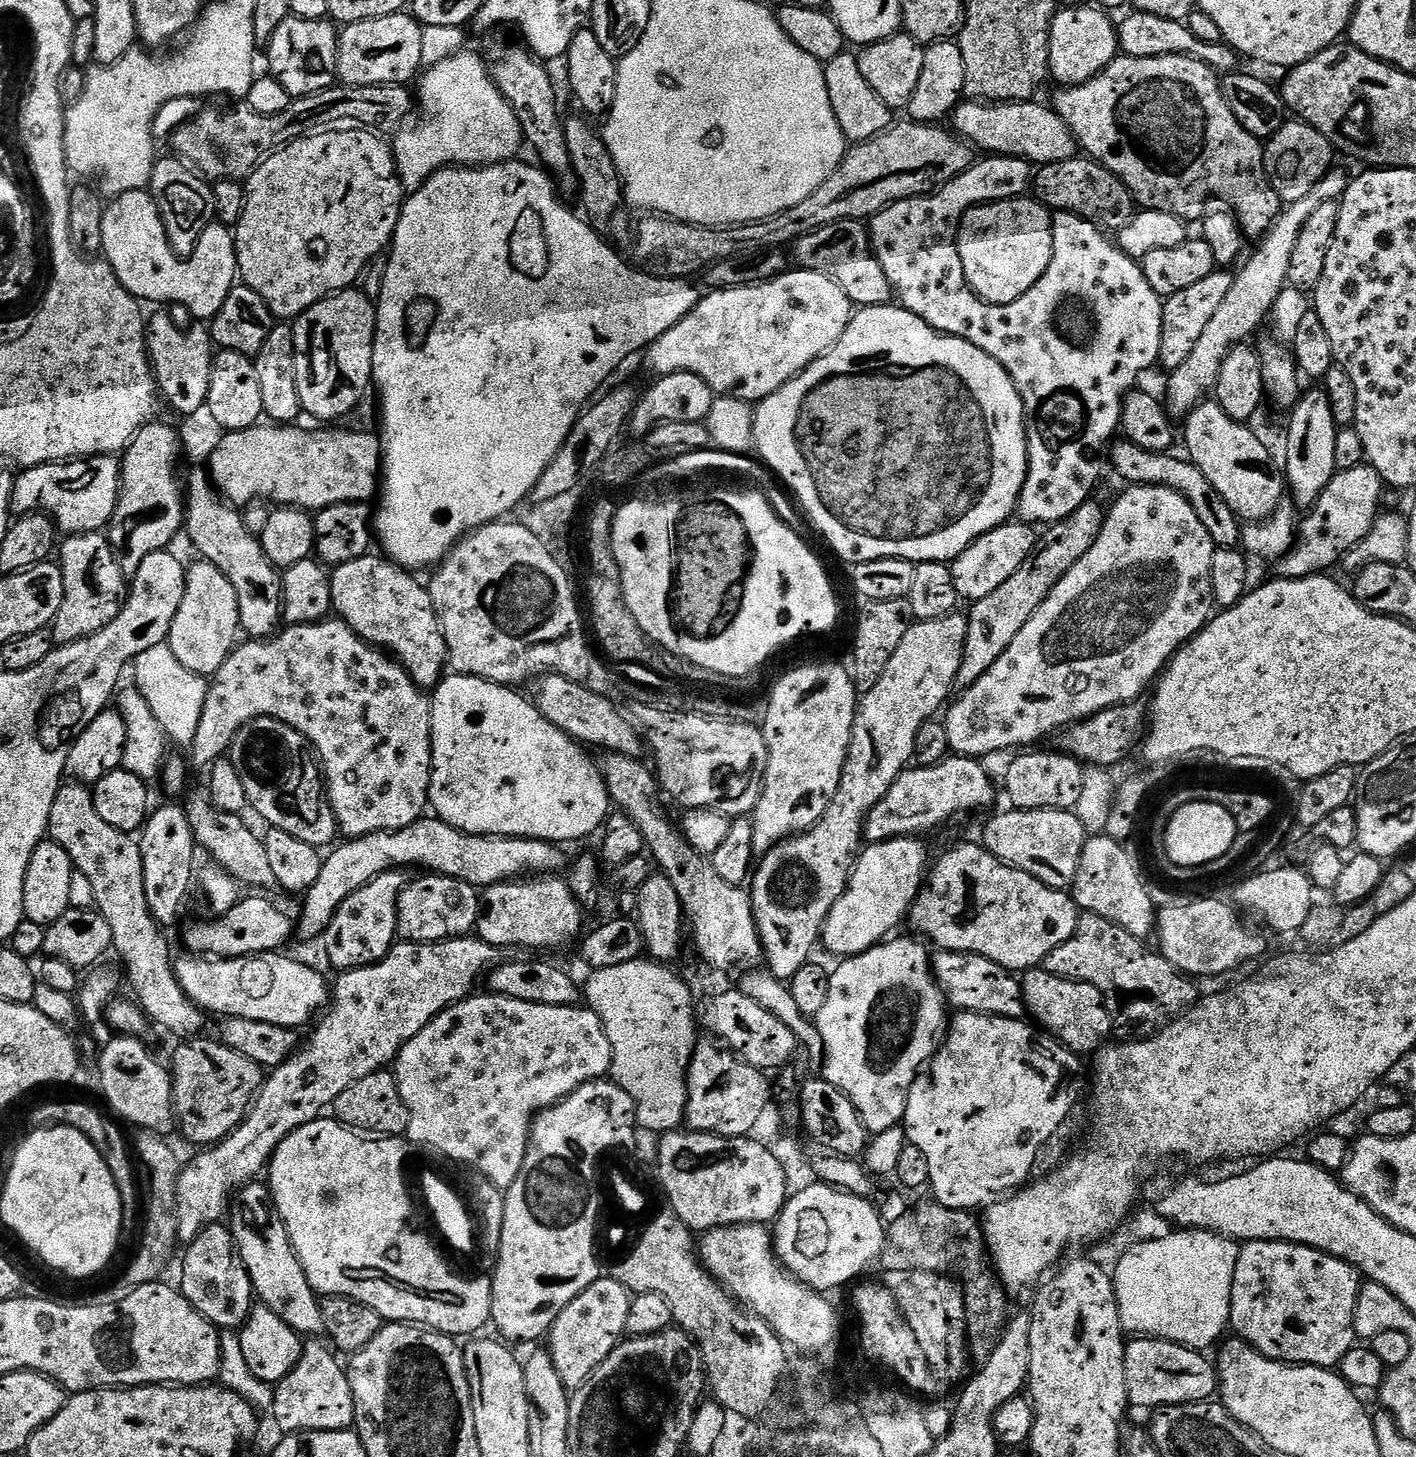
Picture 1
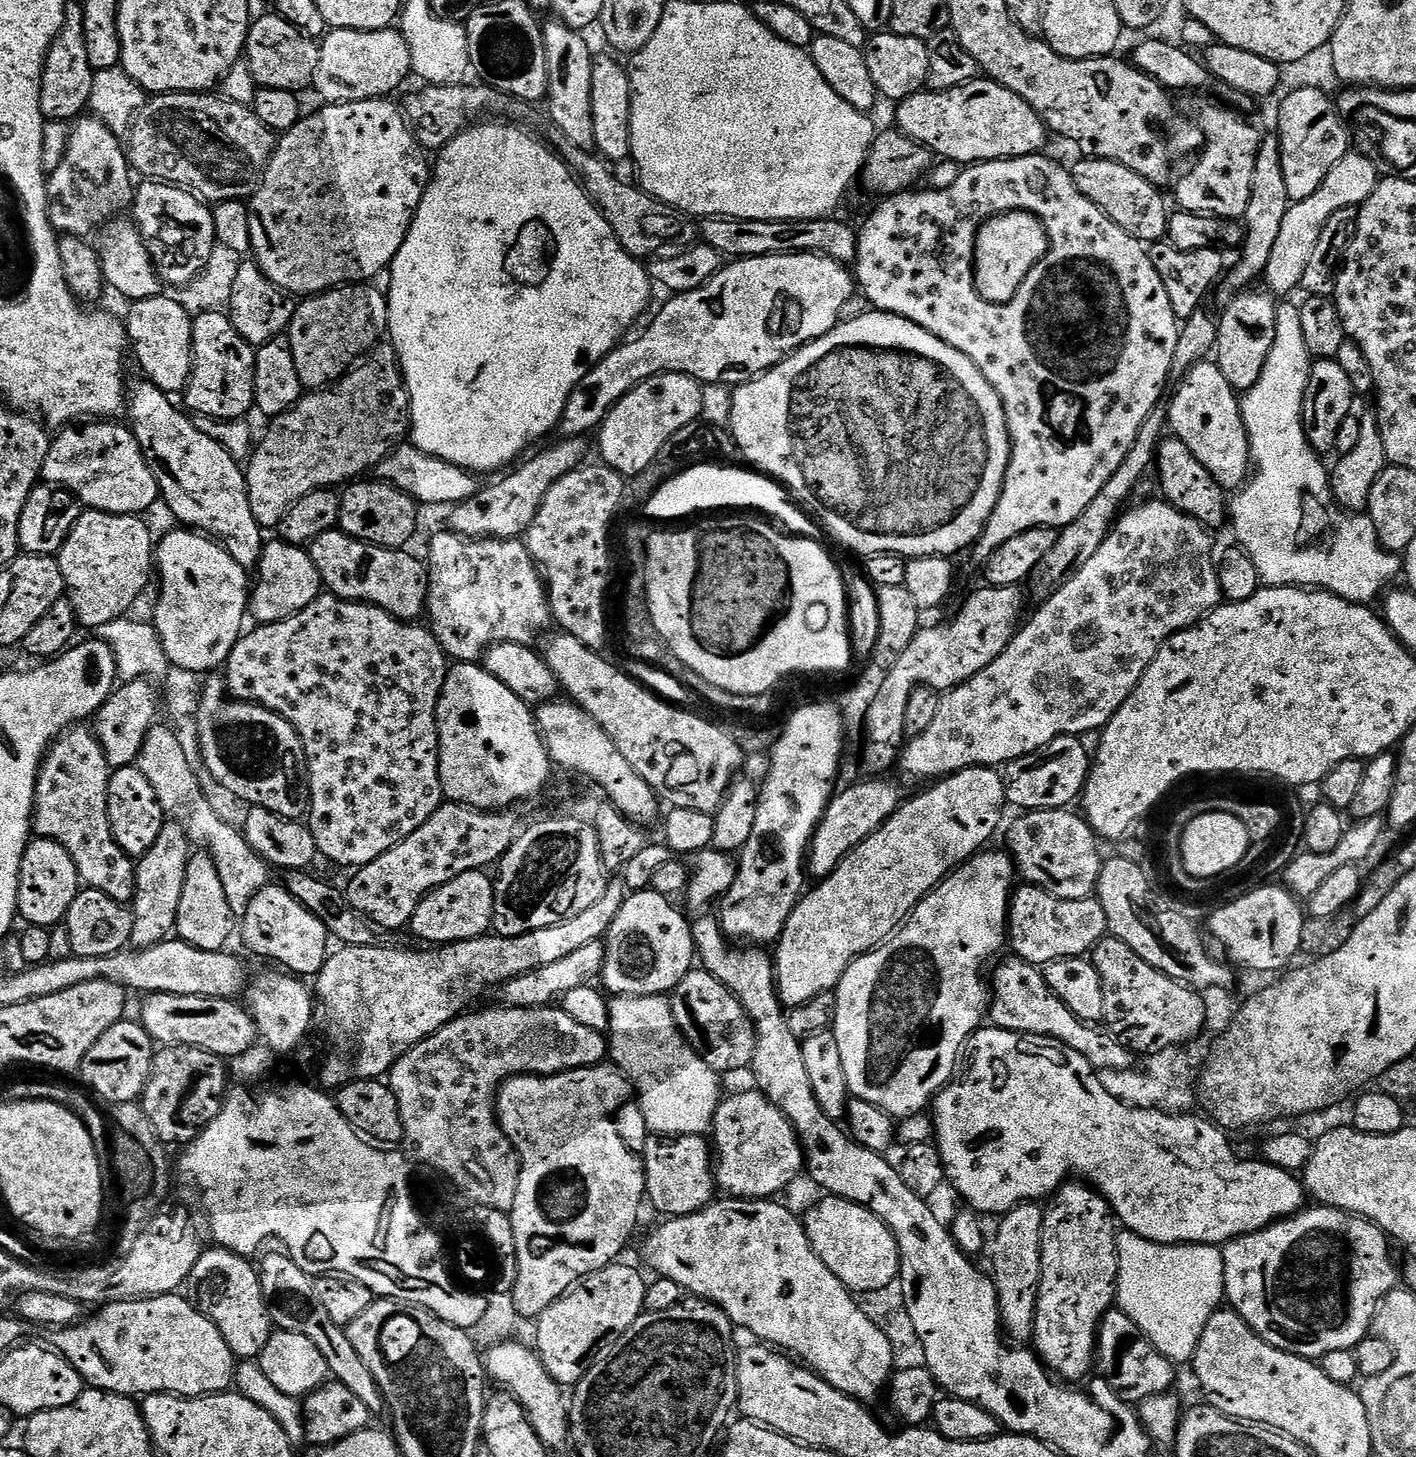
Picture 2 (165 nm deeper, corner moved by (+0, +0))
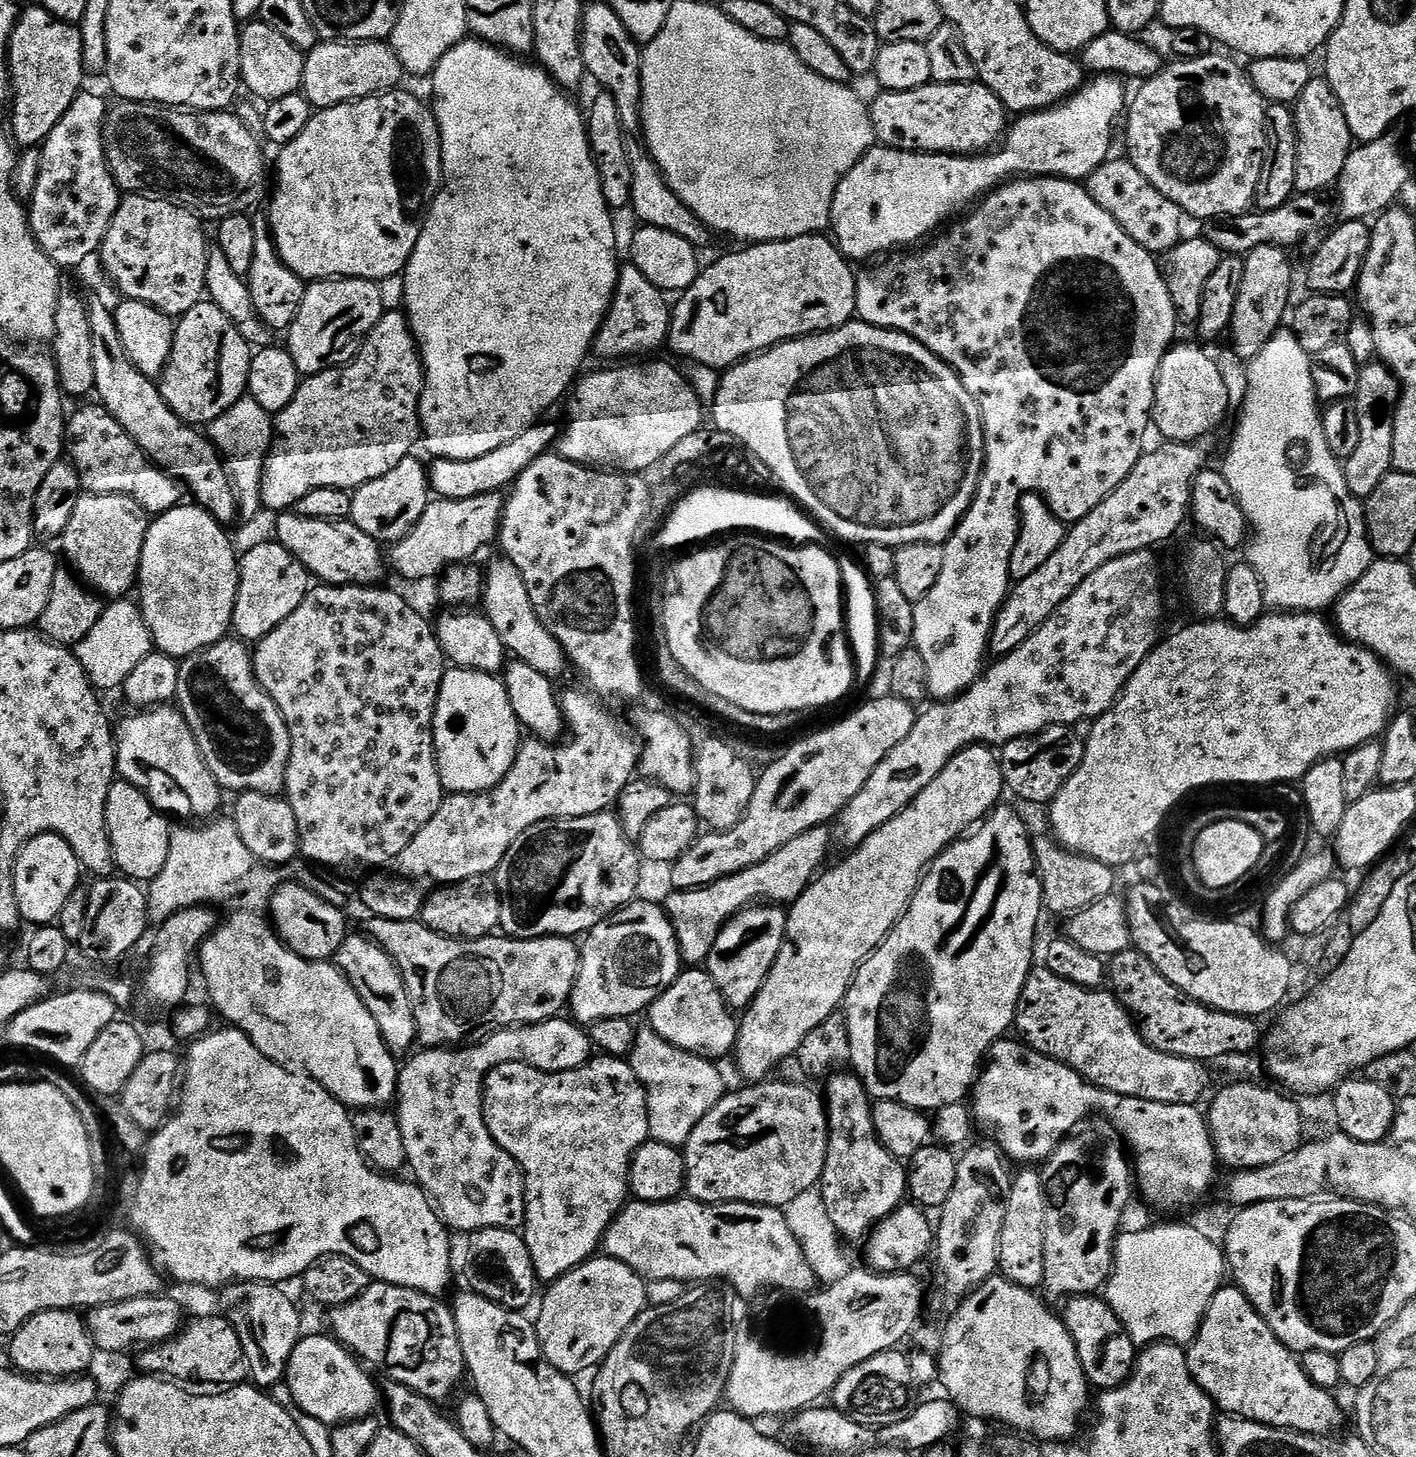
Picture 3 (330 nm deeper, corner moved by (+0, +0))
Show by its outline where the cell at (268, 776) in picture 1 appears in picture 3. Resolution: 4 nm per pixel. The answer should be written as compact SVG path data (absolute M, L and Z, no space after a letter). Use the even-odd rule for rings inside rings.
M225 638L195 656L183 657L180 660L175 703L184 713L198 742L198 750L221 789L228 791L229 788L232 794L261 792L267 796L279 796L283 793L286 770L292 762L290 730L278 706L254 674L252 652L247 643L236 638Z

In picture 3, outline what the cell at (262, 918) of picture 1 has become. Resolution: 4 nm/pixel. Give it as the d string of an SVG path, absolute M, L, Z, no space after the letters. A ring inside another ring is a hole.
M295 882L280 885L280 889L272 895L271 912L270 923L280 941L294 954L307 960L331 961L350 932L341 909L330 906L330 902Z

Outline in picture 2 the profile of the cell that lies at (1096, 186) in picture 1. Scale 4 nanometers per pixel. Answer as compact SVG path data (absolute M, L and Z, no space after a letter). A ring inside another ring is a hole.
M1080 158L1076 165L1071 165L1072 181L1080 193L1106 218L1110 218L1126 234L1130 234L1135 240L1151 246L1163 241L1168 235L1168 218L1170 215L1170 204L1164 201L1164 196L1157 185L1151 184L1142 174L1134 174L1130 166L1122 166L1122 162L1110 162L1102 158Z

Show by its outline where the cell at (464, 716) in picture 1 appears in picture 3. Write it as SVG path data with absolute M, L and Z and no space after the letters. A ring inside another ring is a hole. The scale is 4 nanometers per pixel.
M449 667L442 678L442 686L432 719L432 743L436 745L436 765L445 793L485 792L498 786L510 774L522 747L522 727L515 716L503 679L474 669Z

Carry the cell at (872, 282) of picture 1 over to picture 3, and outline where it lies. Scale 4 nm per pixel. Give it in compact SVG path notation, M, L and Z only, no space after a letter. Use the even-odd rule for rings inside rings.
M607 2L589 3L584 9L584 23L580 25L580 41L582 42L582 58L584 70L600 83L603 91L609 92L618 105L618 118L622 122L626 156L630 158L630 174L632 175L631 211L636 211L641 225L649 228L670 230L670 234L678 234L678 238L686 238L686 242L703 246L710 237L708 227L698 219L694 210L674 194L674 190L666 182L658 165L652 161L648 146L642 139L640 126L640 95L642 94L642 78L640 77L641 45L636 43L622 20Z

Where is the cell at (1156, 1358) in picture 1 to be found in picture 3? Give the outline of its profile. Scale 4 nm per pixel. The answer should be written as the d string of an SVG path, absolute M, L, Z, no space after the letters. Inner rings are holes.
M1093 1294L1069 1299L1065 1304L1068 1305L1065 1306L1064 1312L1062 1311L1062 1319L1076 1344L1084 1377L1088 1379L1089 1385L1096 1390L1107 1390L1125 1384L1136 1363L1138 1348L1131 1342L1108 1344L1116 1335L1121 1335L1122 1325L1107 1299Z

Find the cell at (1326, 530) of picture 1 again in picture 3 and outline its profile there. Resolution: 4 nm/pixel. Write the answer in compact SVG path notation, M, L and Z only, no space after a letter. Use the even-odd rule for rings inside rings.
M1373 362L1359 369L1360 377L1354 395L1358 410L1358 446L1348 460L1343 461L1344 477L1350 494L1364 502L1381 485L1388 472L1393 471L1394 458L1394 418L1396 403L1400 400L1400 383L1384 364Z

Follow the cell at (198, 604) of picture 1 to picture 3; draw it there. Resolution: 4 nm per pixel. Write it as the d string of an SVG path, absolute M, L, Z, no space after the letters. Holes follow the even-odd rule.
M192 502L186 504L159 513L149 523L138 577L138 604L152 631L152 643L159 651L177 658L195 656L229 635L240 581L238 552L232 549L232 540L224 533L225 525L219 524L205 508Z

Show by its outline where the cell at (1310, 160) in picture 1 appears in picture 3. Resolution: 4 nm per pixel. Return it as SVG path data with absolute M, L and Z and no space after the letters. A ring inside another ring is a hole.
M1313 78L1302 90L1294 105L1296 114L1296 137L1298 138L1298 178L1296 192L1320 194L1339 181L1346 166L1346 158L1352 153L1354 141L1352 131L1342 114L1342 106L1328 85L1327 79Z

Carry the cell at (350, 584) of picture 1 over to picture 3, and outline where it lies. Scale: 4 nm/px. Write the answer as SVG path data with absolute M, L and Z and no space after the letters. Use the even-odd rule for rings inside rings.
M294 510L281 512L275 517L275 539L294 558L302 562L302 566L317 581L326 584L358 584L361 586L376 586L381 583L386 572L386 556L382 551L380 541L370 538L370 534L362 534L358 526L347 520L319 520L300 516Z

